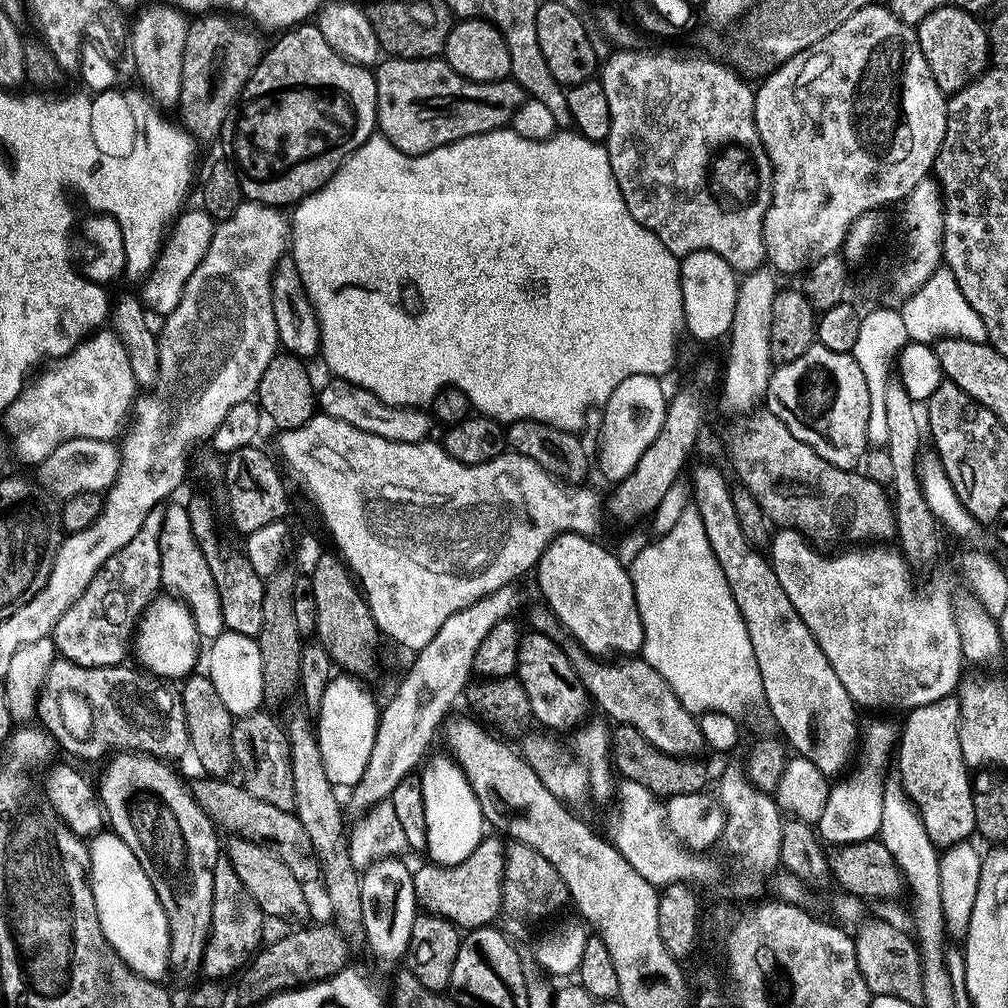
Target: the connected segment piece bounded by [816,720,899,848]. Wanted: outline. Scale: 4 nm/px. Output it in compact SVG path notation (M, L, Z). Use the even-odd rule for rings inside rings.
M874 720L868 724L865 723L860 735L860 746L862 749L862 766L848 778L843 777L829 789L826 807L816 825L819 839L827 845L840 847L846 844L856 844L859 841L870 840L877 837L880 832L882 822L882 803L884 797L885 776L880 774L880 770L887 764L890 754L895 751L899 741L899 727L884 720Z

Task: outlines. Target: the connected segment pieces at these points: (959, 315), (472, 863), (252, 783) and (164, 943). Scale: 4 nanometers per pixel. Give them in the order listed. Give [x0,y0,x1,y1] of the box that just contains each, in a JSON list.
[[899,266,988,344],[415,834,505,930],[232,710,296,811],[88,830,170,981]]

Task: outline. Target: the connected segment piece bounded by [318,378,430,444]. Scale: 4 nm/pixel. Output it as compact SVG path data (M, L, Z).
M332 378L329 381L329 384L325 388L321 387L318 392L318 408L323 415L338 418L358 430L366 430L366 434L378 434L378 438L386 438L394 442L416 444L419 440L429 439L430 416L427 411L420 408L395 408L379 400L370 390L352 384L348 380Z

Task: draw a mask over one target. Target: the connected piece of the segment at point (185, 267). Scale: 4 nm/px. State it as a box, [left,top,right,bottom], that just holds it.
[140,208,216,316]

